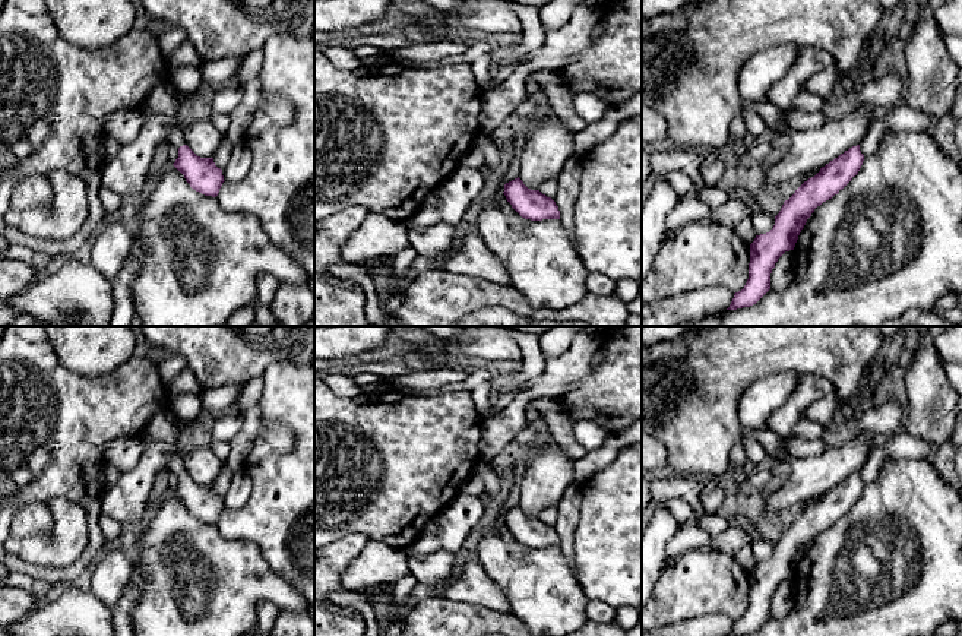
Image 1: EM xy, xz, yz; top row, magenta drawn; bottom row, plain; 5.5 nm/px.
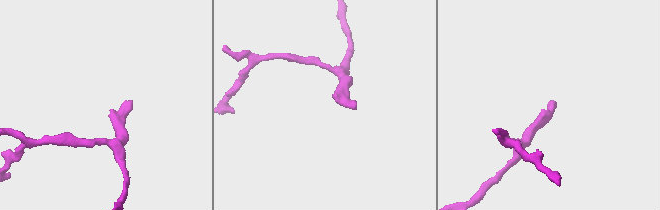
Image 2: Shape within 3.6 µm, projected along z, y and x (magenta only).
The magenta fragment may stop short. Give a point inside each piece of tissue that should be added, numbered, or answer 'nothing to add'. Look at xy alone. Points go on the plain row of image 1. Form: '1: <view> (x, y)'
1: xy (176, 465)

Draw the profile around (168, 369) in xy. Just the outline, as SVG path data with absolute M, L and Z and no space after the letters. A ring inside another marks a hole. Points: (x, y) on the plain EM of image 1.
M168 354L156 363L156 371L165 385L177 379L186 367L187 361L178 354Z

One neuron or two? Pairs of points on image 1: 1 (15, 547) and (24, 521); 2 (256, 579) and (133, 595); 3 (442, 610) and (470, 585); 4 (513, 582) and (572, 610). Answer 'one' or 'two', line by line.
1: two
2: two
3: two
4: one

